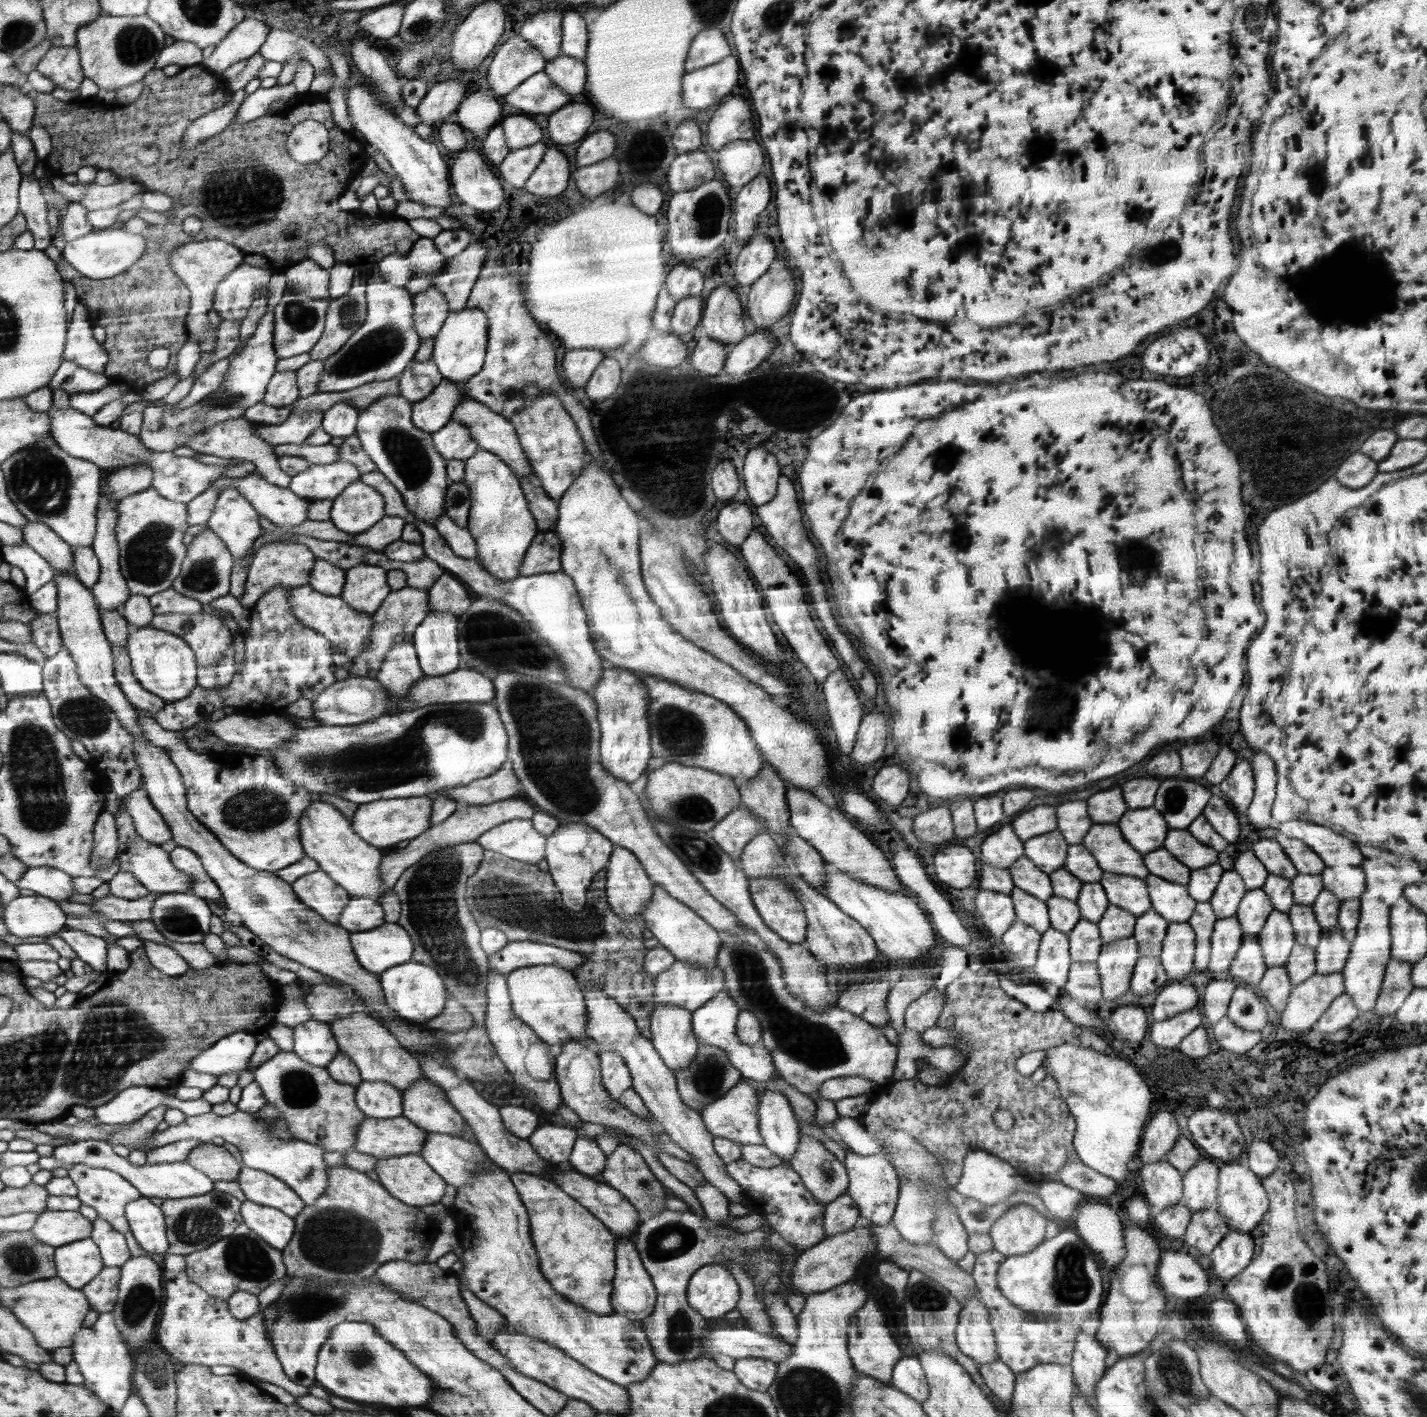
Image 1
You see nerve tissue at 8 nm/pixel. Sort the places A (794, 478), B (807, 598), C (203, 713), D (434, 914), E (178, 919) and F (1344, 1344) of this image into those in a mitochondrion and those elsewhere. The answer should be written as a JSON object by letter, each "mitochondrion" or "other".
{"A":"other","B":"other","C":"other","D":"mitochondrion","E":"mitochondrion","F":"other"}

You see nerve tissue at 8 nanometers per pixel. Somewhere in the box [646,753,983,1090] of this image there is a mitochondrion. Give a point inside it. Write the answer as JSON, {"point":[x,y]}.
{"point":[818,1046]}

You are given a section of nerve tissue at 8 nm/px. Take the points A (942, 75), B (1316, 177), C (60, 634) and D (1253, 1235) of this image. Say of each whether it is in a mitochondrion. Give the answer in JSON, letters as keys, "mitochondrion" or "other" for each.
{"A":"other","B":"other","C":"other","D":"other"}

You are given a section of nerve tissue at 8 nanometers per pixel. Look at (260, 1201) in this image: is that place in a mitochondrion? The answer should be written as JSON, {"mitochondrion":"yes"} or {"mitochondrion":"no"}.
{"mitochondrion":"no"}

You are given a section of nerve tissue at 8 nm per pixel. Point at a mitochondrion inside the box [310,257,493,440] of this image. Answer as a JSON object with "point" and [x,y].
{"point":[380,346]}

